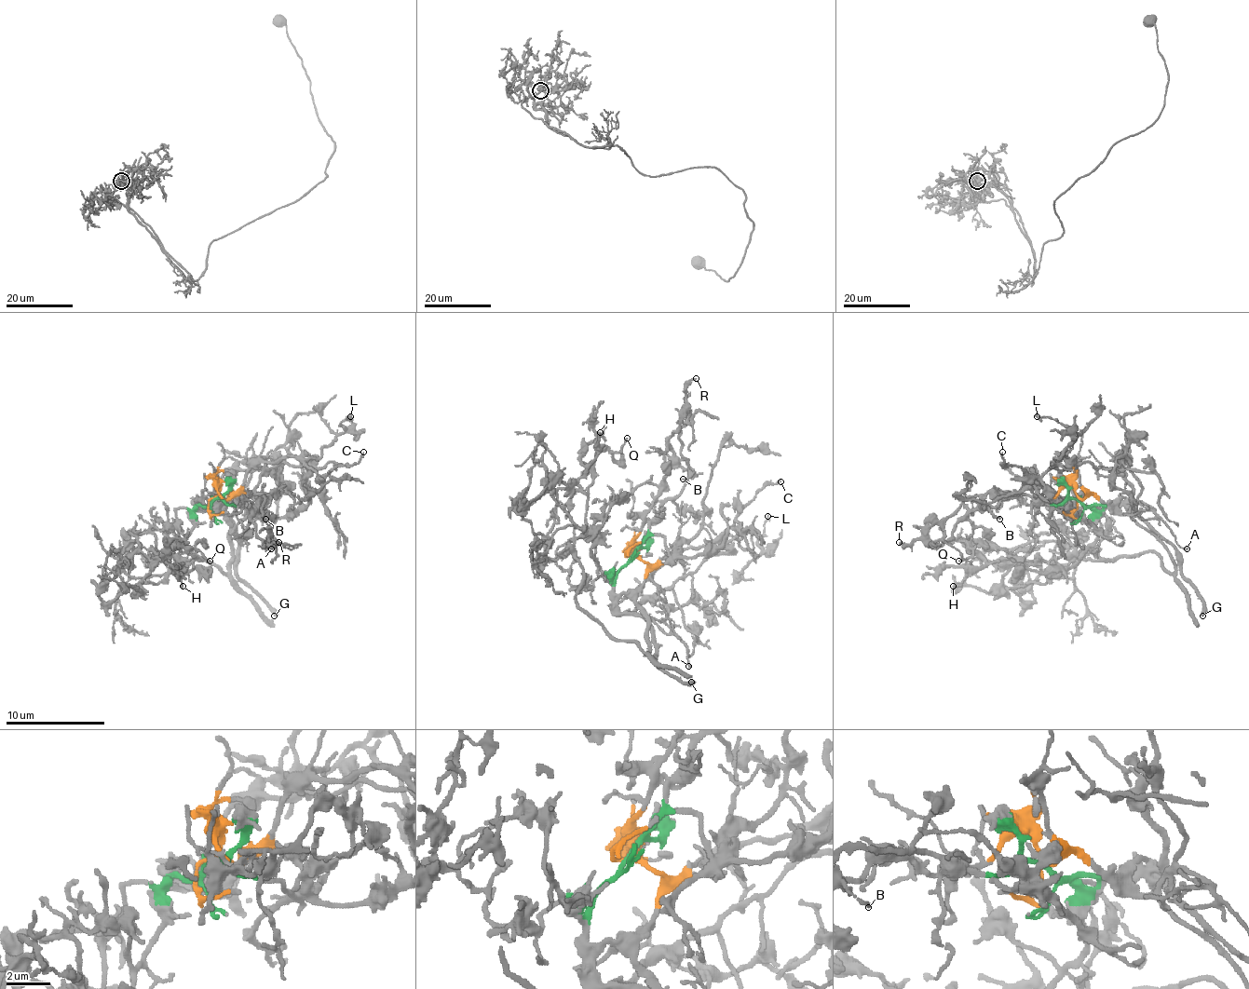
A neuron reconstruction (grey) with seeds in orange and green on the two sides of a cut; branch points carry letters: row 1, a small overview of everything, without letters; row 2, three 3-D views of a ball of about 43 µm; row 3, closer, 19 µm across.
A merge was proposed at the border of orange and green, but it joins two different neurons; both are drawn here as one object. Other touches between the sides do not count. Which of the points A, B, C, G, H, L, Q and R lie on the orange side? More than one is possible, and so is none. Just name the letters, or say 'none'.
B, C, H, L, R

